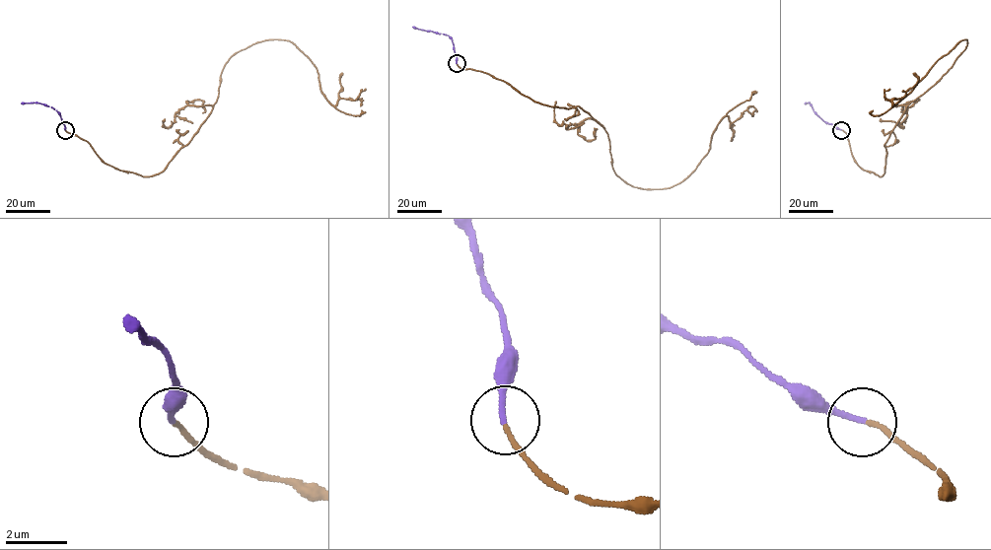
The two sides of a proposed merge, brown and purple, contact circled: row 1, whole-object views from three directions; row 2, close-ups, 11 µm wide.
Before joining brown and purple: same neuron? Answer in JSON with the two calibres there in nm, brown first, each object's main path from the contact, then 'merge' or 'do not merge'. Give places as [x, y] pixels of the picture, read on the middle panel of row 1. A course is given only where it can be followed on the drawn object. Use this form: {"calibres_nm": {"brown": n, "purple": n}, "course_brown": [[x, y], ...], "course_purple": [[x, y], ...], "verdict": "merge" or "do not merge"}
{"calibres_nm": {"brown": 140, "purple": 160}, "course_brown": [[457, 63], [533, 101], [578, 105], [607, 133], [614, 172], [643, 189], [682, 180], [725, 116], [756, 111]], "course_purple": [[457, 63], [448, 35], [412, 27]], "verdict": "merge"}

